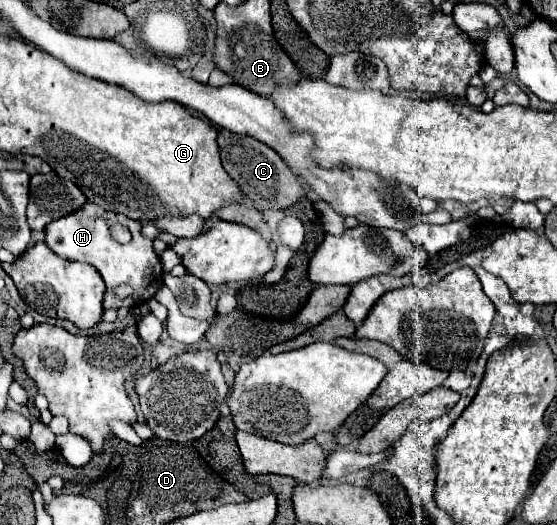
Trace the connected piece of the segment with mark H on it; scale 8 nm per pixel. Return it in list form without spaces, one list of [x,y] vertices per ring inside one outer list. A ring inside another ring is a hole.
[[[87,201],[79,211],[69,213],[61,219],[55,219],[51,225],[47,225],[45,229],[45,243],[51,247],[51,251],[55,251],[59,257],[67,259],[67,261],[85,261],[89,265],[93,265],[105,285],[107,285],[107,293],[103,299],[103,307],[135,307],[147,299],[151,299],[157,289],[163,287],[163,267],[161,267],[161,259],[159,255],[153,251],[153,241],[141,235],[141,223],[135,219],[129,219],[121,213],[113,213],[113,211],[105,211],[99,205]],[[113,223],[123,223],[129,227],[133,239],[125,245],[117,243],[111,239],[109,235],[109,227]],[[119,285],[131,285],[133,287],[133,295],[119,299],[115,295],[115,287]]]

